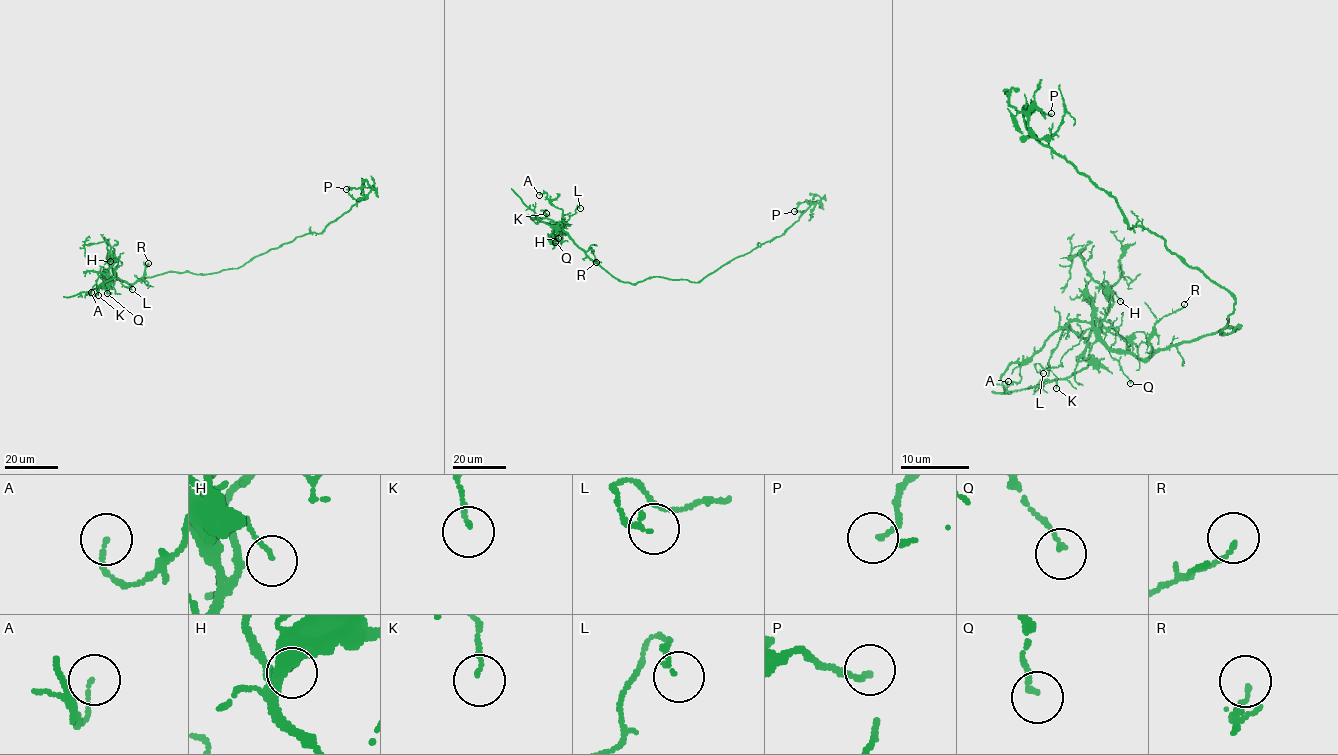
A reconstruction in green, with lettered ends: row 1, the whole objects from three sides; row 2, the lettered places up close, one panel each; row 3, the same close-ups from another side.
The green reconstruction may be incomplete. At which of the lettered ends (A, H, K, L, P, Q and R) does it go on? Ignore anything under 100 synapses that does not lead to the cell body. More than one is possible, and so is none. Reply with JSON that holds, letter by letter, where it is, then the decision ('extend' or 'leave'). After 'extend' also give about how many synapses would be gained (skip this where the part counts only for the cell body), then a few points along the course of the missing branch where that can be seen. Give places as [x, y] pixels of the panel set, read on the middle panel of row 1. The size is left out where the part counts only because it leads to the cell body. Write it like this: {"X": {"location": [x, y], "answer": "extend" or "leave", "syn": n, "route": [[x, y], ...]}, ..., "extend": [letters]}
{"A": {"location": [539, 195], "answer": "leave"}, "H": {"location": [558, 238], "answer": "leave"}, "K": {"location": [546, 213], "answer": "leave"}, "L": {"location": [580, 208], "answer": "leave"}, "P": {"location": [794, 211], "answer": "leave"}, "Q": {"location": [555, 242], "answer": "leave"}, "R": {"location": [596, 262], "answer": "leave"}, "extend": []}

